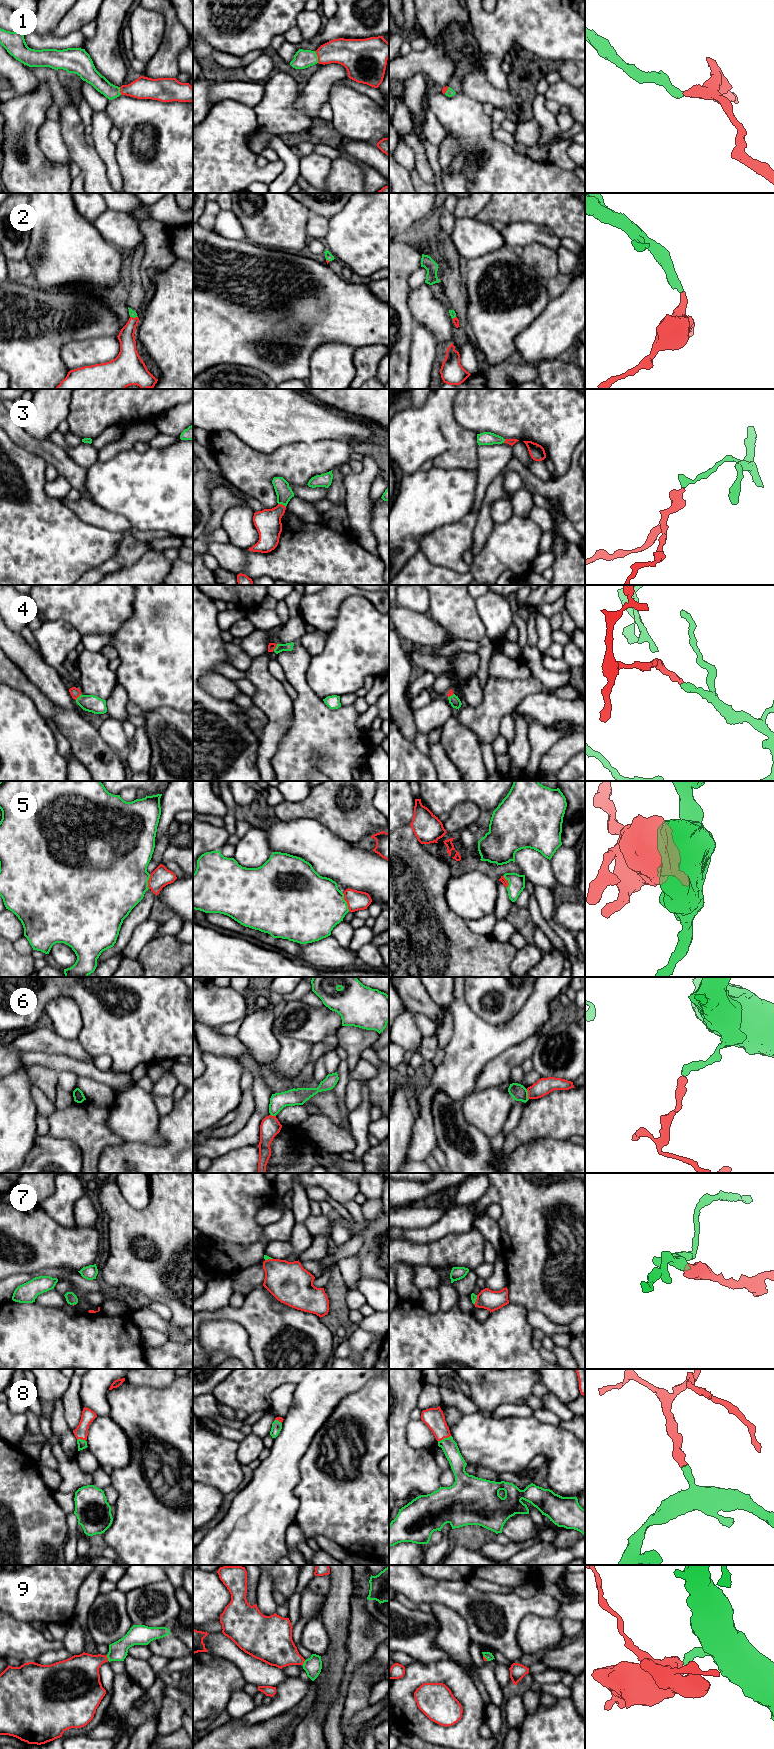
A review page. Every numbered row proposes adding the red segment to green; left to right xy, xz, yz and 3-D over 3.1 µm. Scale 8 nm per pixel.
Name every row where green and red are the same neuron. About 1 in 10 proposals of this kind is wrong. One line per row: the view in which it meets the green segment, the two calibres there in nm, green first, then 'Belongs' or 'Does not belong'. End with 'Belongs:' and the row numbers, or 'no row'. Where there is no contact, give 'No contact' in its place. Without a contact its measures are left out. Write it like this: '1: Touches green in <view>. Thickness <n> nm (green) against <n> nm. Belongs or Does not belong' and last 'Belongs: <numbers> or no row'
1: Touches green in xz. Thickness 150 nm (green) against 220 nm. Belongs
2: Touches green in xy. Thickness 50 nm (green) against 130 nm. Belongs
3: Touches green in xz. Thickness 130 nm (green) against 200 nm. Belongs
4: Touches green in xz. Thickness 70 nm (green) against 60 nm. Belongs
5: Touches green in xz. Thickness 460 nm (green) against 160 nm. Belongs
6: Touches green in yz. Thickness 130 nm (green) against 140 nm. Does not belong
7: Touches green in yz. Thickness 50 nm (green) against 160 nm. Belongs
8: Touches green in yz. Thickness 120 nm (green) against 160 nm. Belongs
9: Touches green in xz. Thickness 140 nm (green) against 280 nm. Belongs
Belongs: 1, 2, 3, 4, 5, 7, 8, 9

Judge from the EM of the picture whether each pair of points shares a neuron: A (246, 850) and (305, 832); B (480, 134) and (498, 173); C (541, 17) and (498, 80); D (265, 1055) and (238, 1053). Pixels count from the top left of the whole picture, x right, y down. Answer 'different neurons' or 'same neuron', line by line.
A: different neurons
B: same neuron
C: same neuron
D: different neurons

